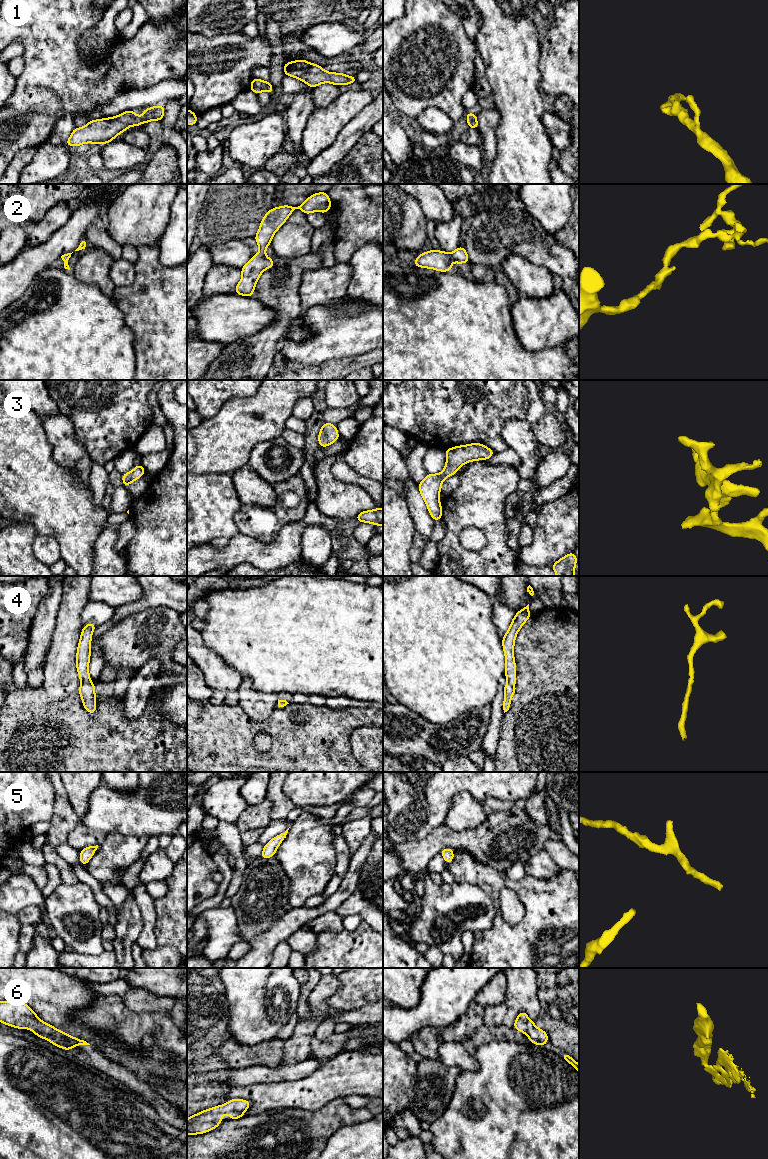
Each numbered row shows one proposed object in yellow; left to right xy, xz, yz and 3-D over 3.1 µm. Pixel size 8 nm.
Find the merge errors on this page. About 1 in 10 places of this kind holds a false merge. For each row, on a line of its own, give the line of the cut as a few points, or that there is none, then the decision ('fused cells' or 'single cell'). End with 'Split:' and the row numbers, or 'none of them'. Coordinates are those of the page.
1: no cut; single cell
2: no cut; single cell
3: no cut; single cell
4: no cut; single cell
5: no cut; single cell
6: no cut; single cell
Split: none of them

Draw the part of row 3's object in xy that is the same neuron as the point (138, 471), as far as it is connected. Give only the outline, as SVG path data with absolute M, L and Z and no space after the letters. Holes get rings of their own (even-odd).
M140 463L131 472L122 475L123 486L128 486L130 483L136 481L139 477L144 474L146 474L145 469Z

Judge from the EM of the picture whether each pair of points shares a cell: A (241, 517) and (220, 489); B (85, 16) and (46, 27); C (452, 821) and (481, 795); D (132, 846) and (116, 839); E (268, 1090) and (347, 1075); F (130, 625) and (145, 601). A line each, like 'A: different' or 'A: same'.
A: different
B: same
C: different
D: same
E: same
F: different

